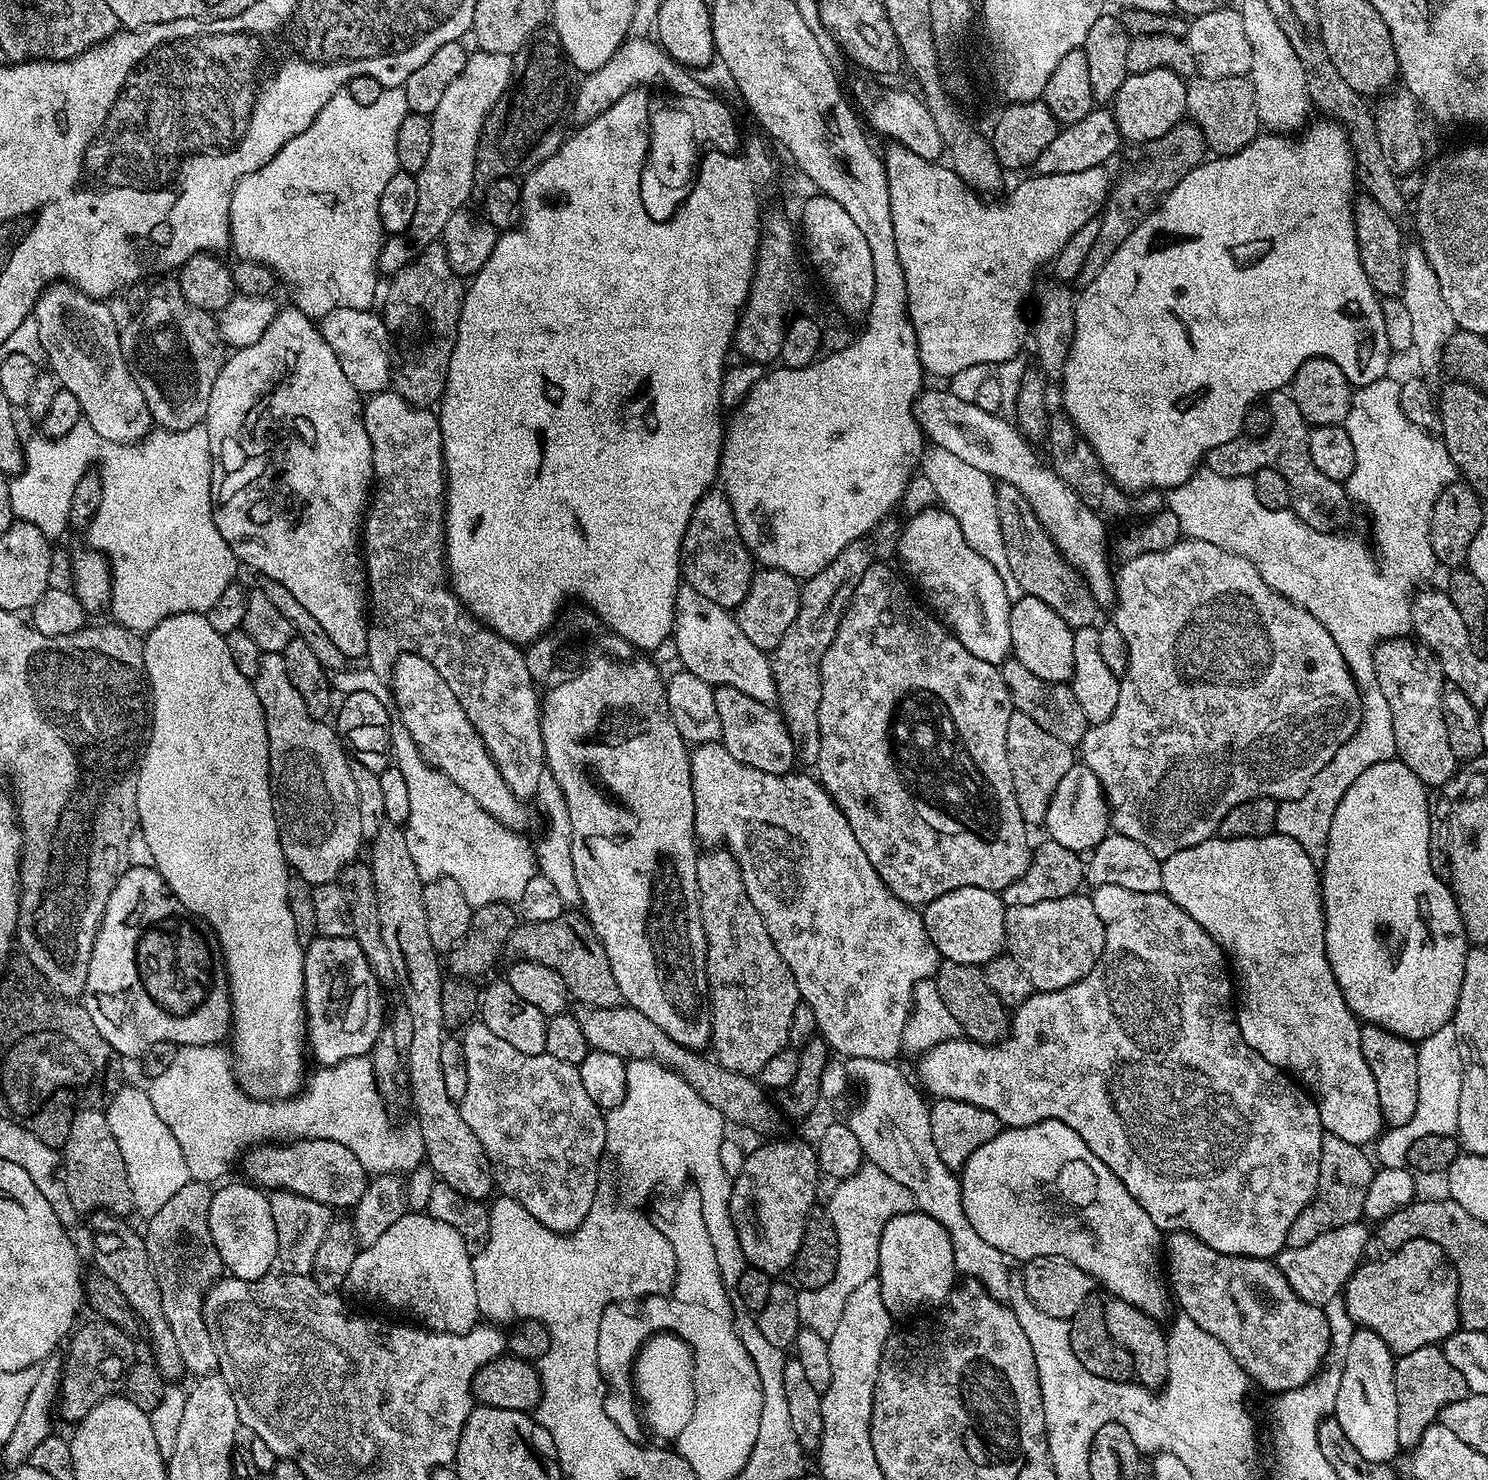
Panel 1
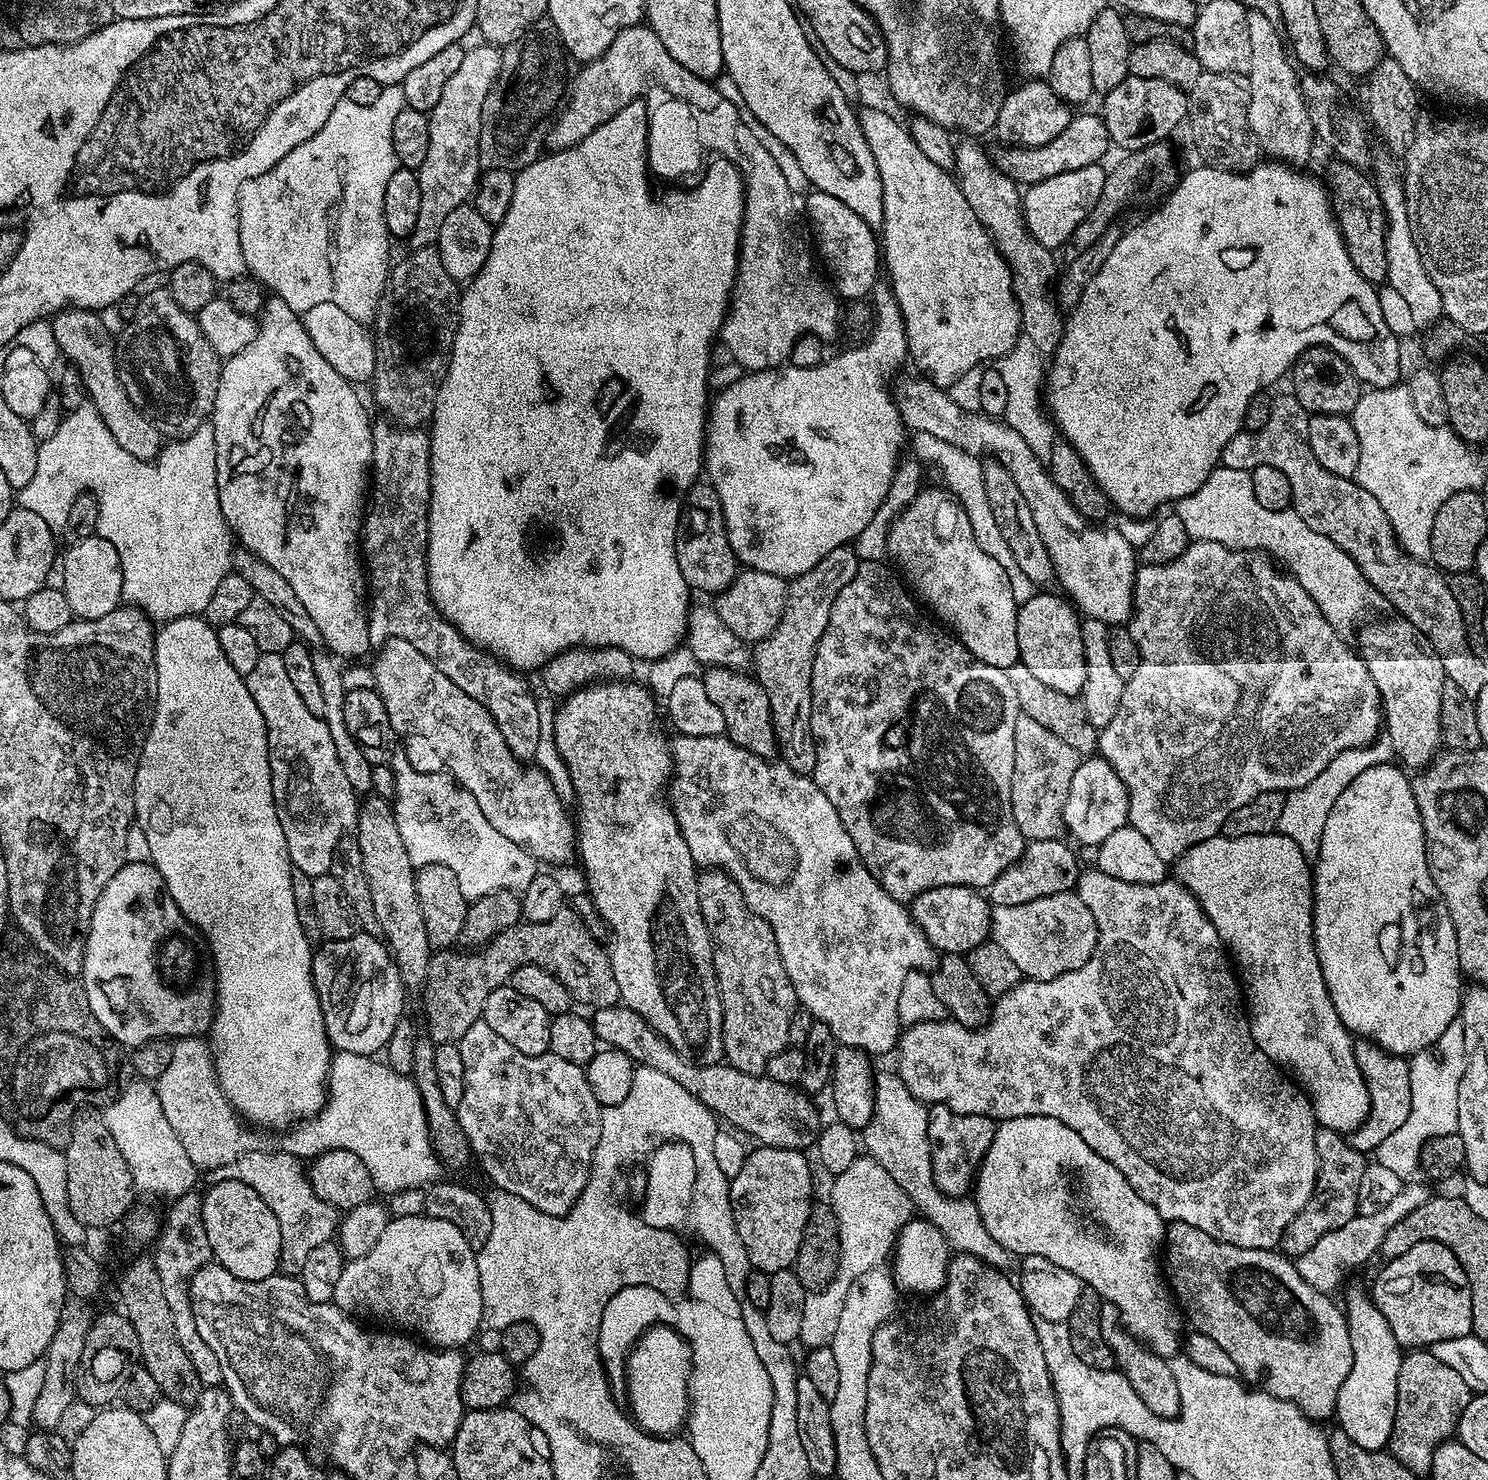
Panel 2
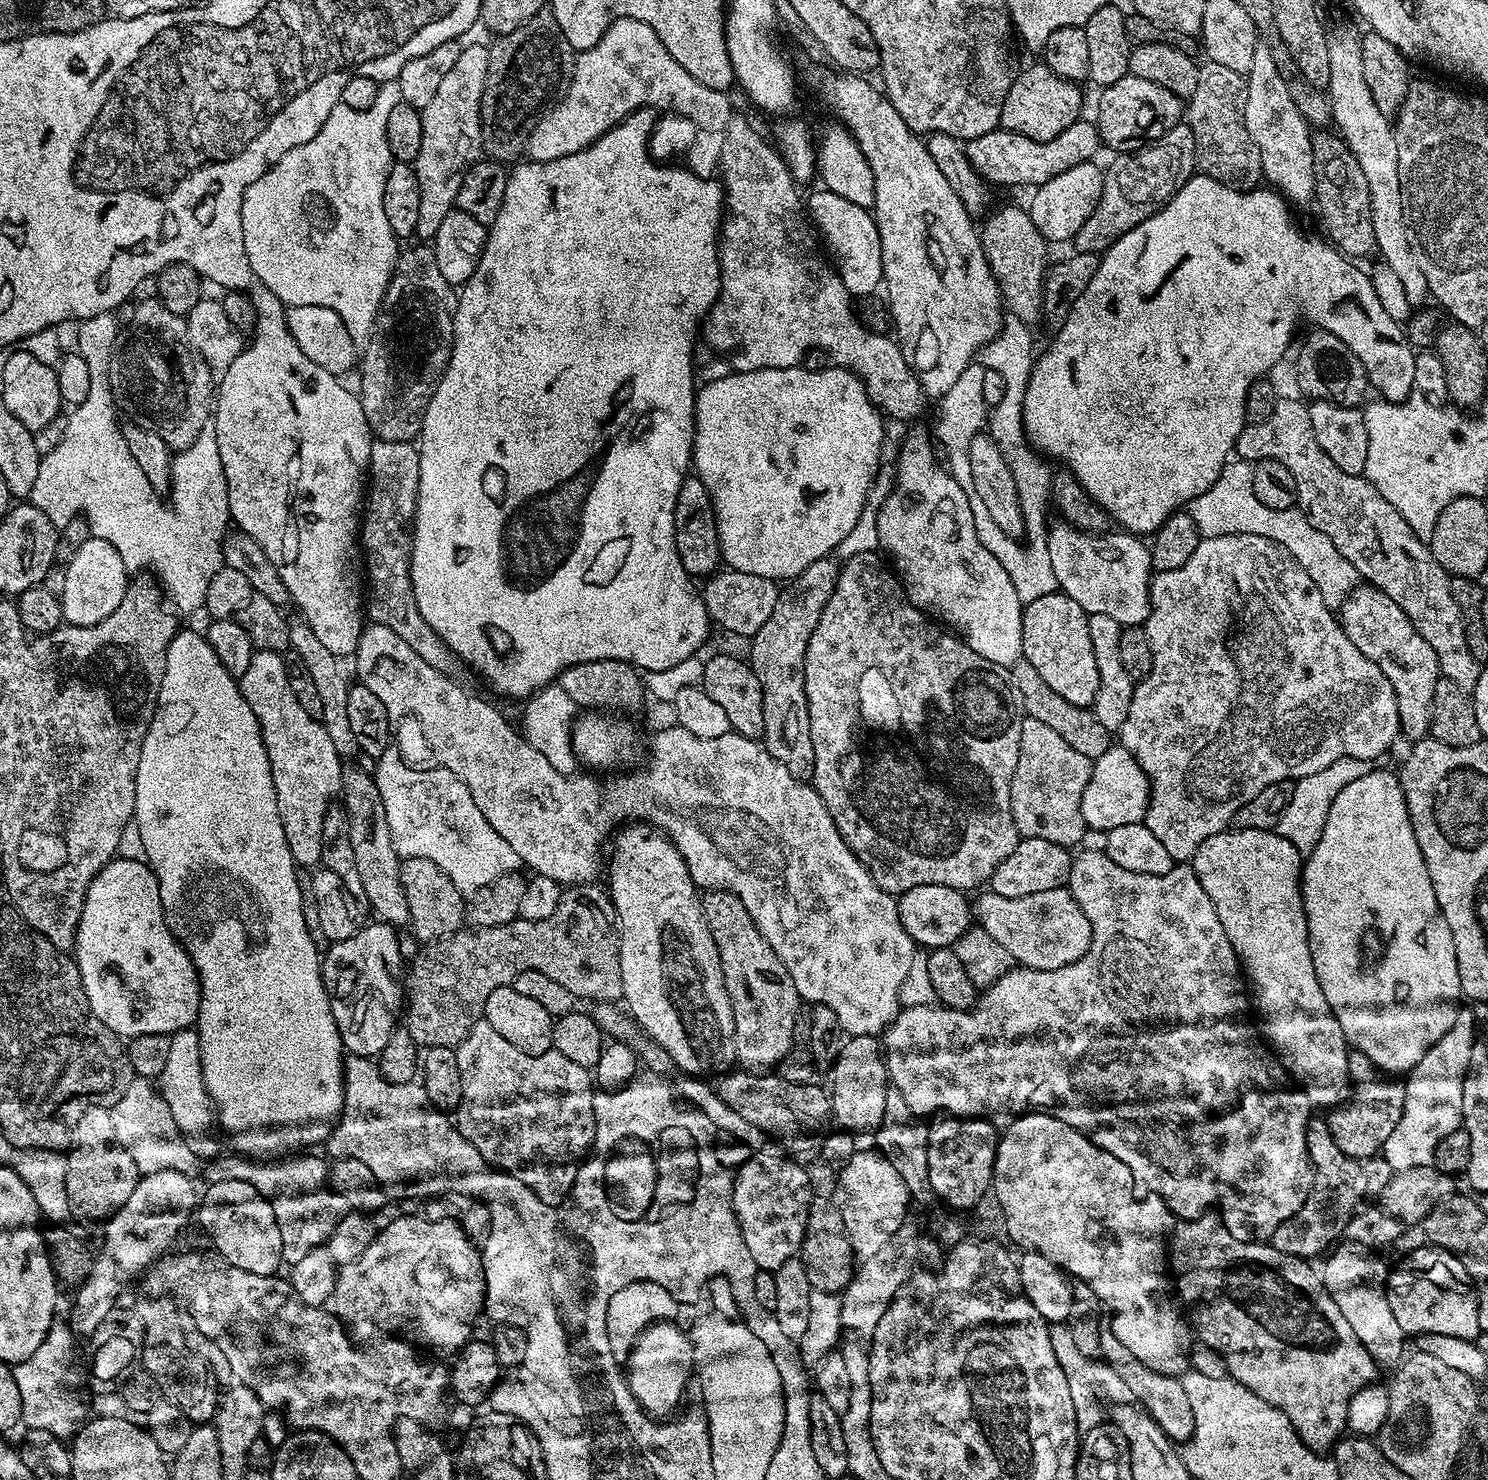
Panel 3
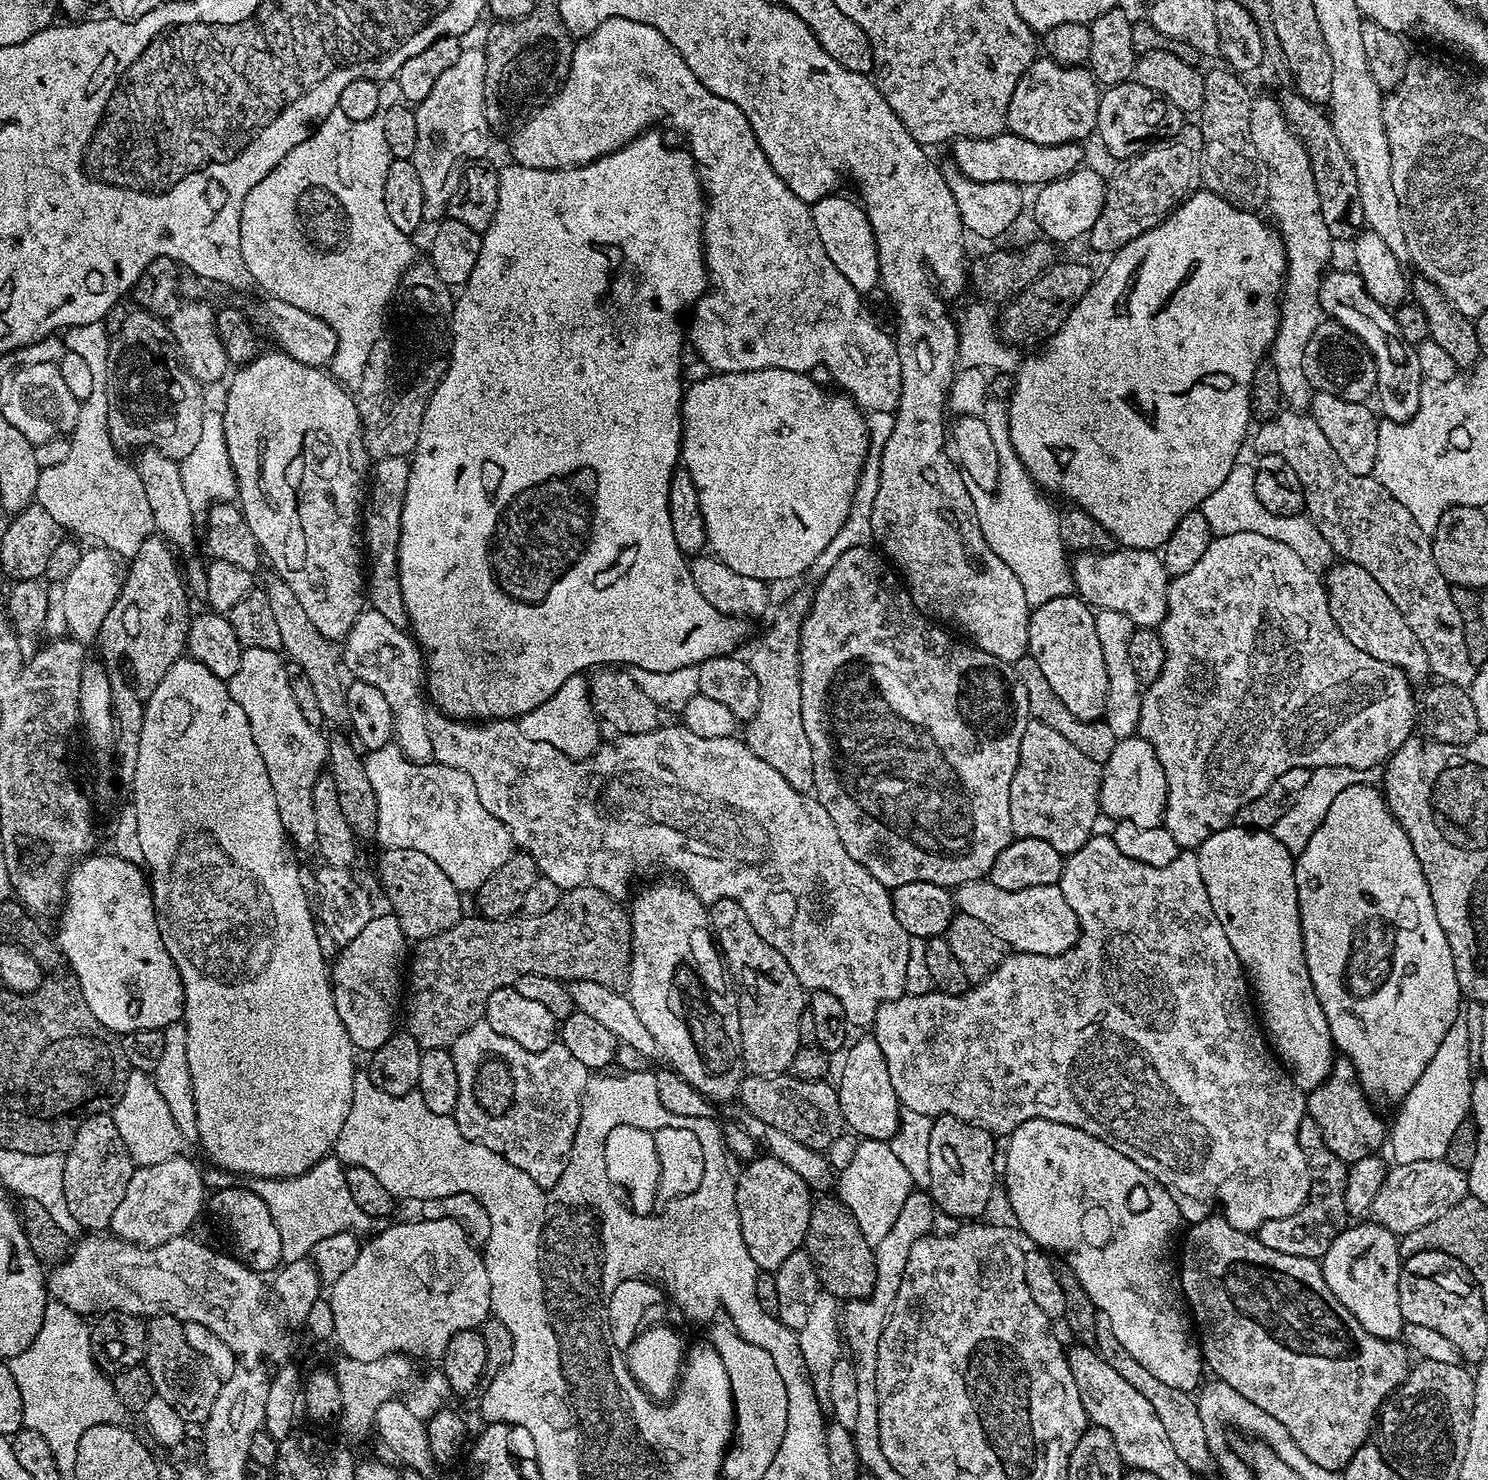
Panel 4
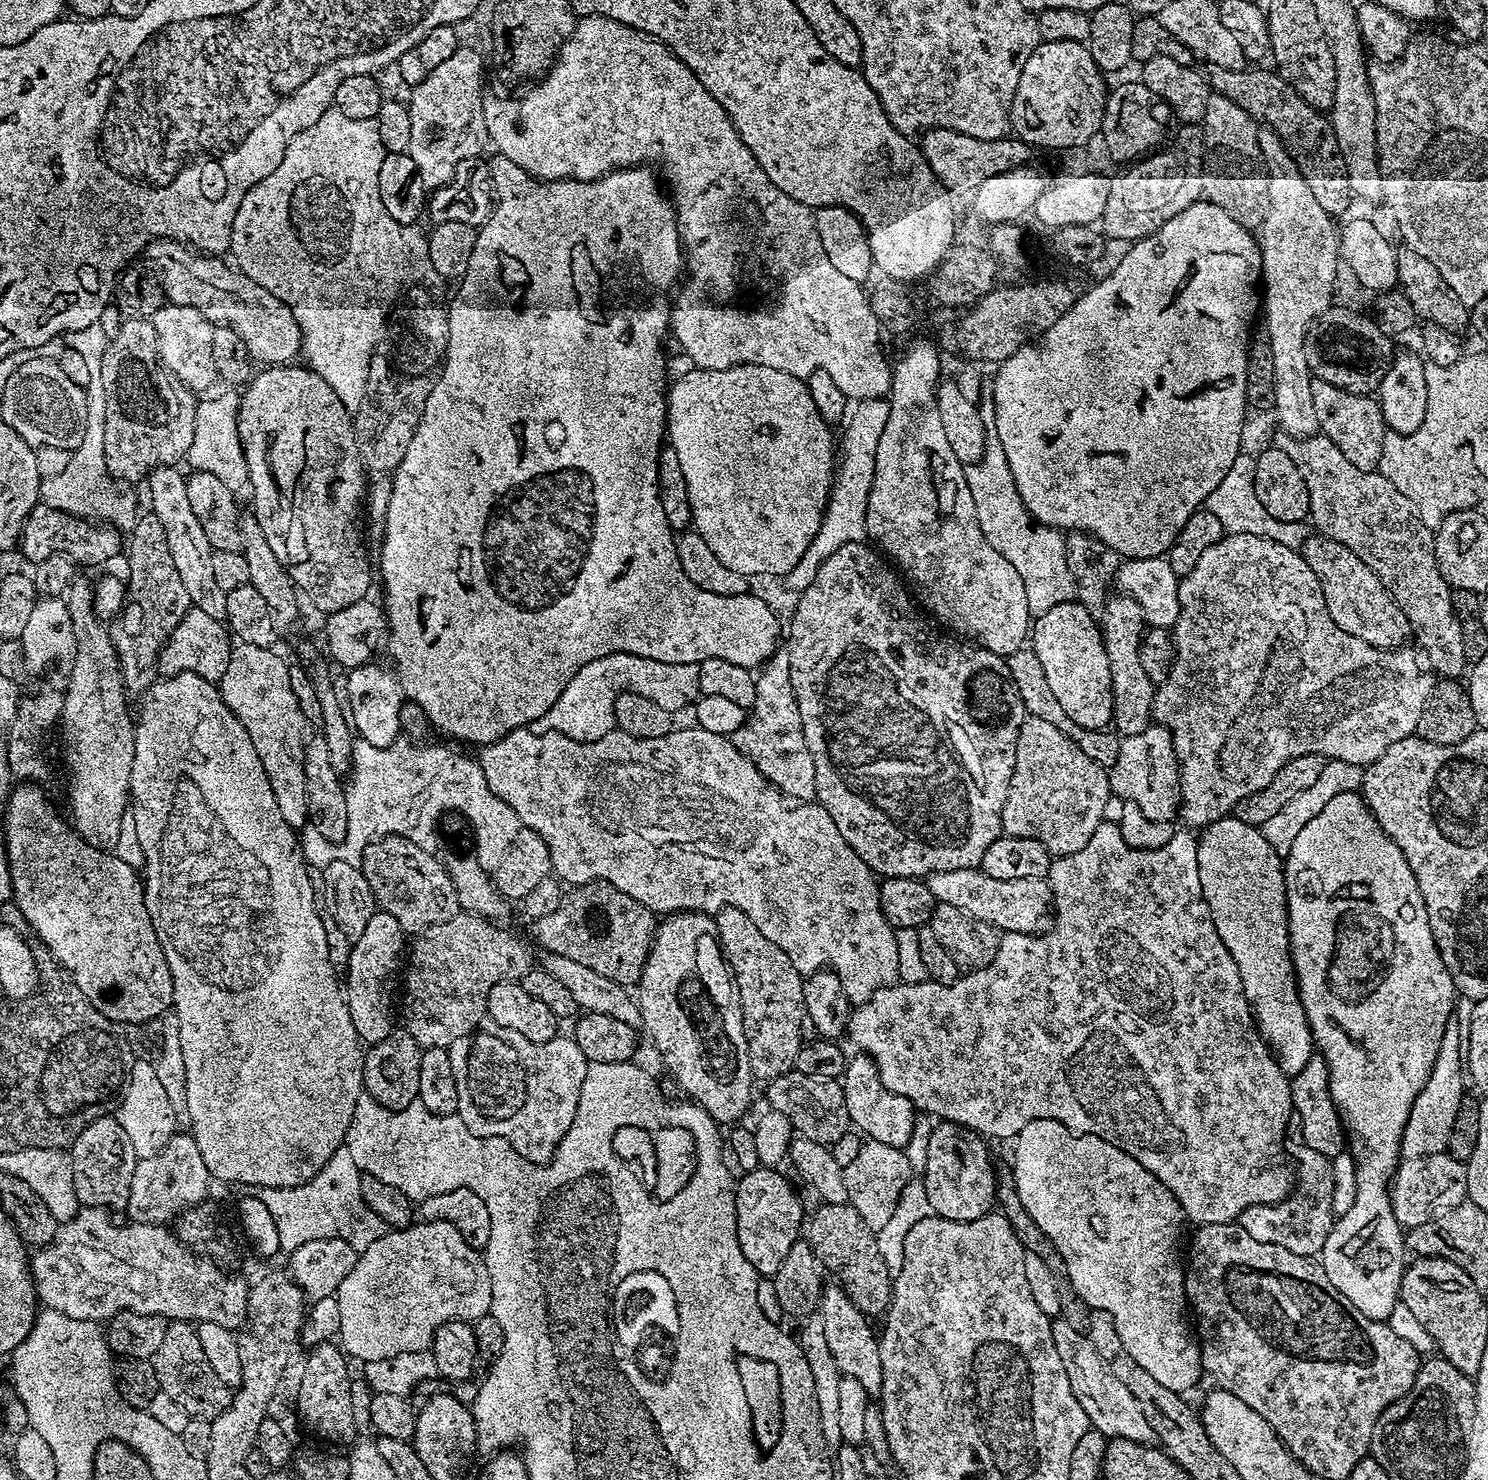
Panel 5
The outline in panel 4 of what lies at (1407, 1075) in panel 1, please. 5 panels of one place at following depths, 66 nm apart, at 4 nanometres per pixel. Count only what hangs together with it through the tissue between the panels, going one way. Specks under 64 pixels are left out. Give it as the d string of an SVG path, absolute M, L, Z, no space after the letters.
M1343 1058L1335 1061L1331 1076L1306 1096L1306 1116L1316 1123L1315 1131L1326 1146L1345 1164L1358 1162L1358 1158L1375 1156L1381 1151L1380 1143L1386 1140L1386 1120L1379 1116L1365 1096L1354 1066Z

